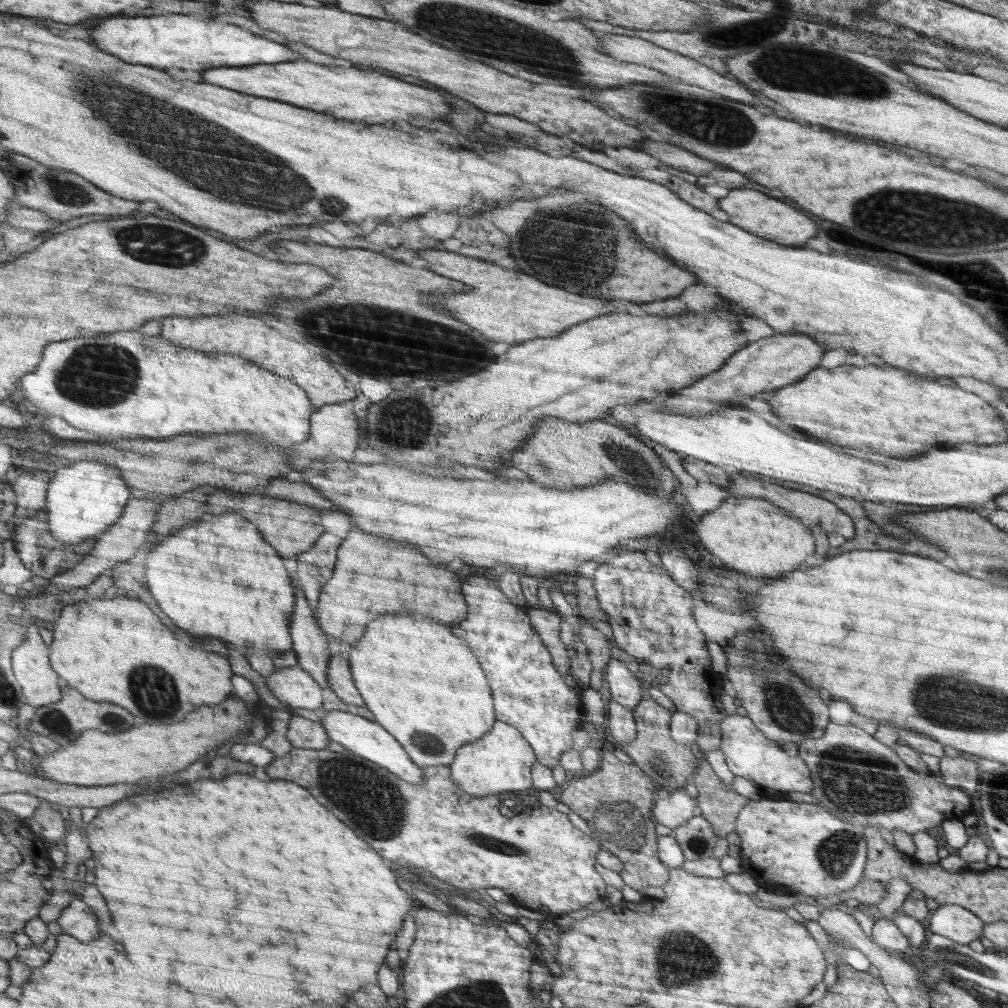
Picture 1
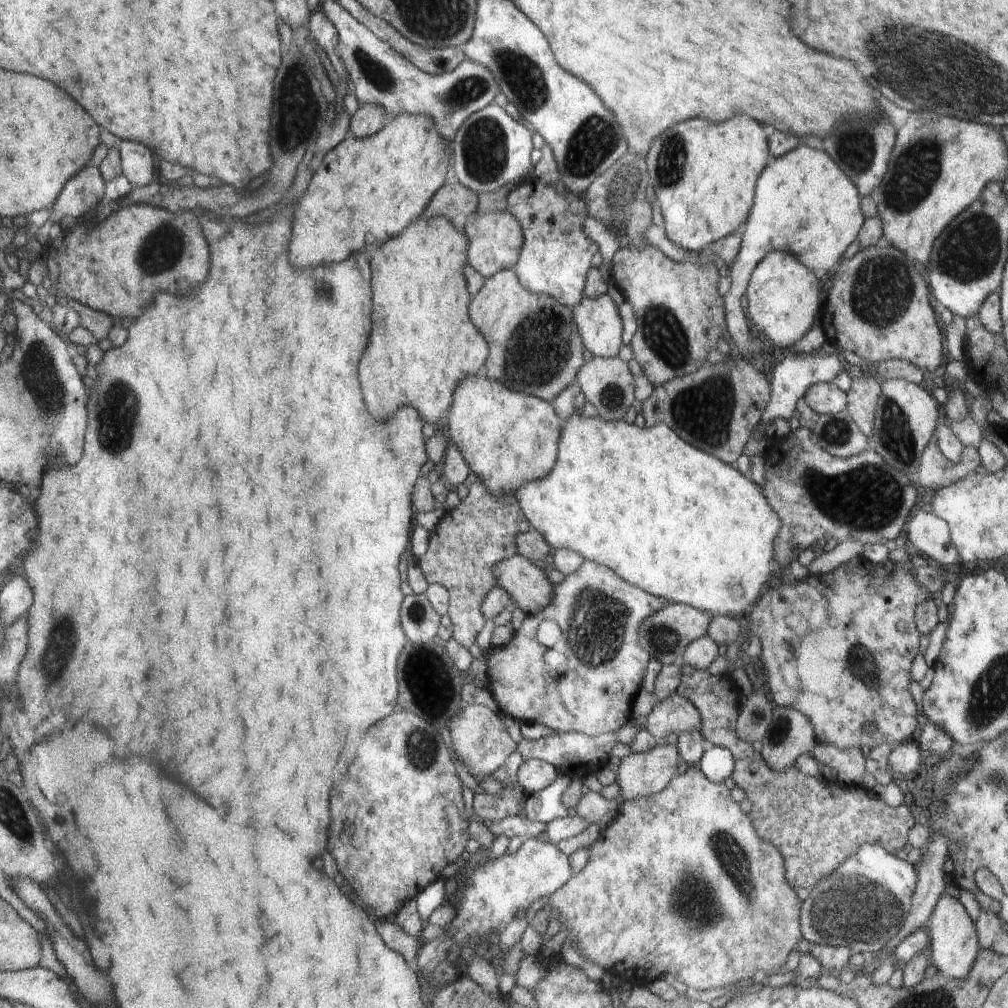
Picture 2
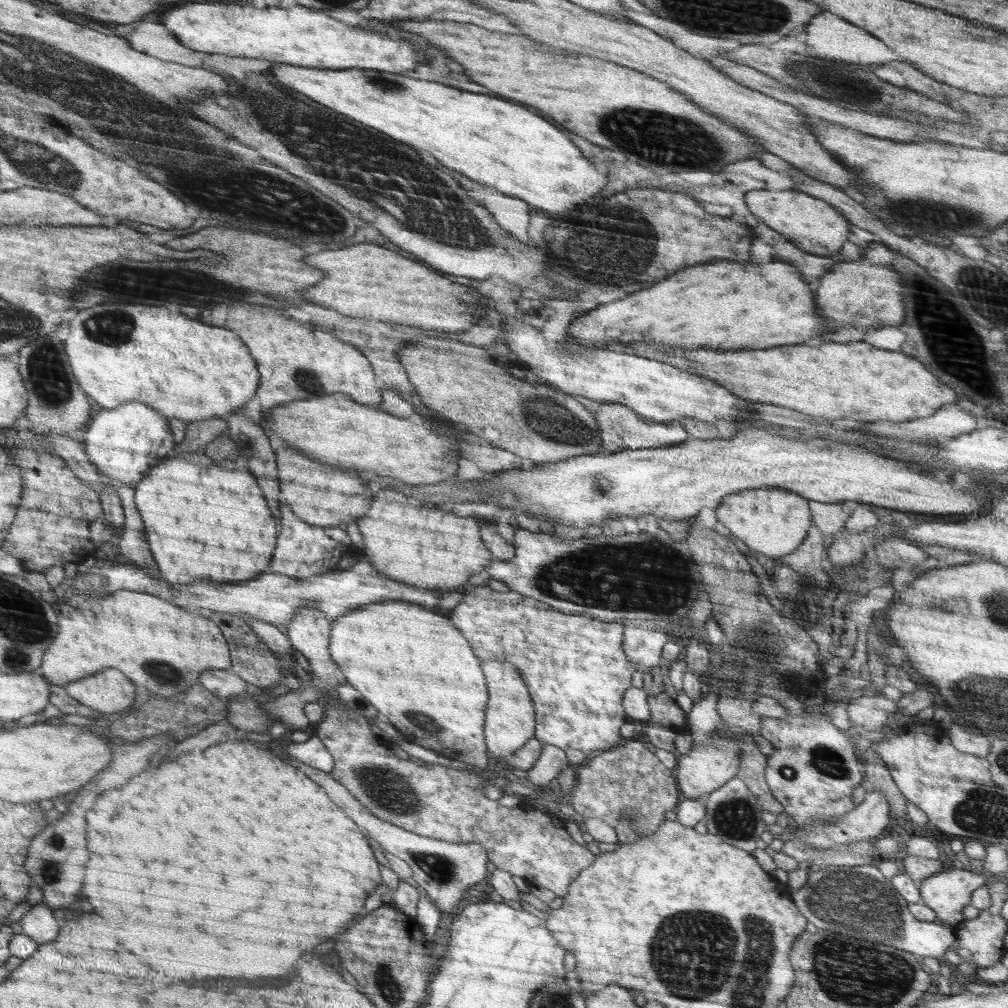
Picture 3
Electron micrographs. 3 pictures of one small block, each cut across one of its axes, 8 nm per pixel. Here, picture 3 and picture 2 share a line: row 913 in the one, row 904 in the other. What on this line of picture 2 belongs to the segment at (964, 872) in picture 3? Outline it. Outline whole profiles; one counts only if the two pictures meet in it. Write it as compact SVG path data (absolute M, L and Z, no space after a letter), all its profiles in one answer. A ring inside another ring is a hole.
M941 894L940 900L934 907L934 912L930 914L927 929L932 941L932 950L928 952L930 964L934 965L938 972L942 972L950 978L956 978L956 980L970 977L979 958L978 936L976 936L974 922L970 920L968 912L964 910L964 906L960 904L958 898Z

